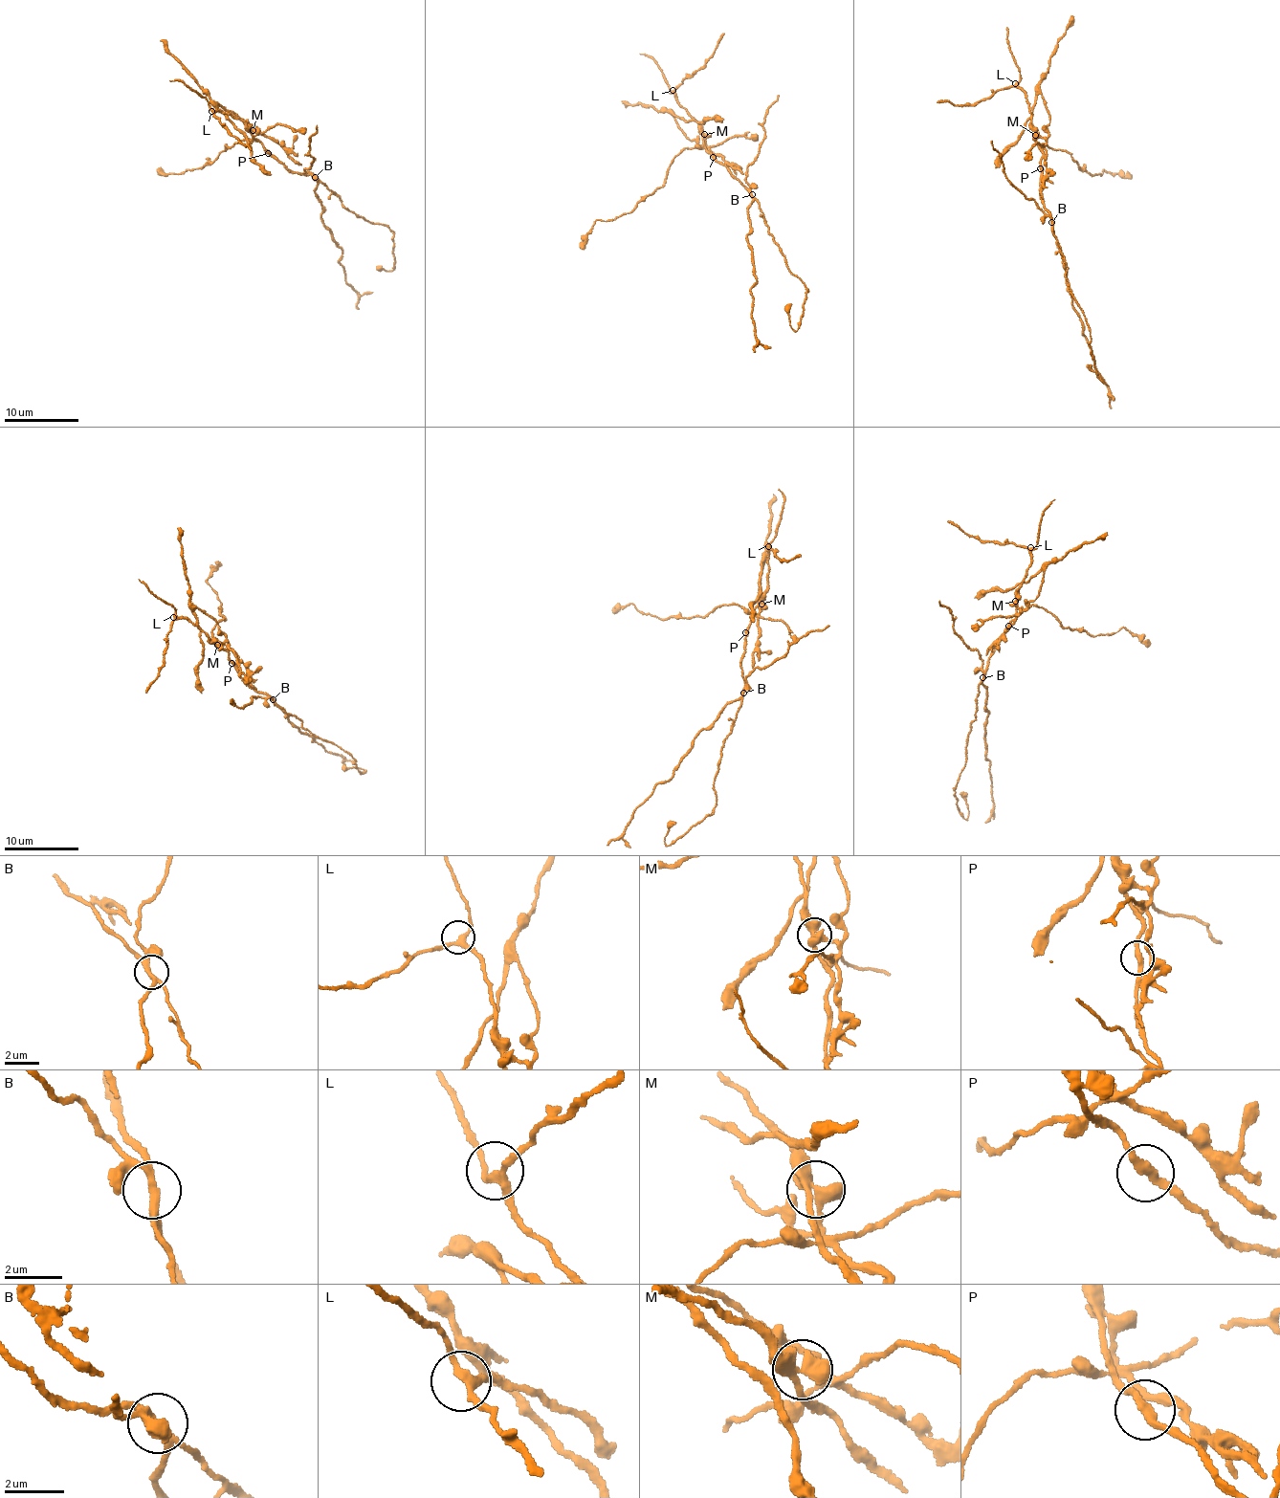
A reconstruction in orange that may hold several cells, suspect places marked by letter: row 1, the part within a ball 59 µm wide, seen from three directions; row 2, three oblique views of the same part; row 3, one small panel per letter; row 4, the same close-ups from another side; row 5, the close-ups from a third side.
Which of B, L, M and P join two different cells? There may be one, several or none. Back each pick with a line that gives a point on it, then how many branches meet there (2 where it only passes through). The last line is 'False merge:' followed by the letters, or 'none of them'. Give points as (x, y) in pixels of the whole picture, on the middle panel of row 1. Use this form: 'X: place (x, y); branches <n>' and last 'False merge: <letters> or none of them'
B: place (752, 194); branches 4
M: place (704, 134); branches 3
False merge: B, M

